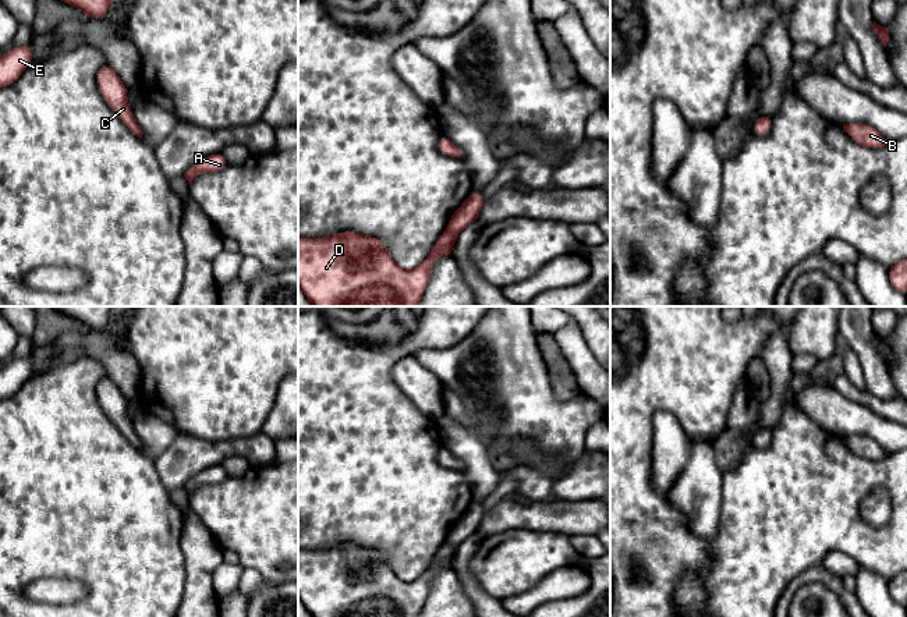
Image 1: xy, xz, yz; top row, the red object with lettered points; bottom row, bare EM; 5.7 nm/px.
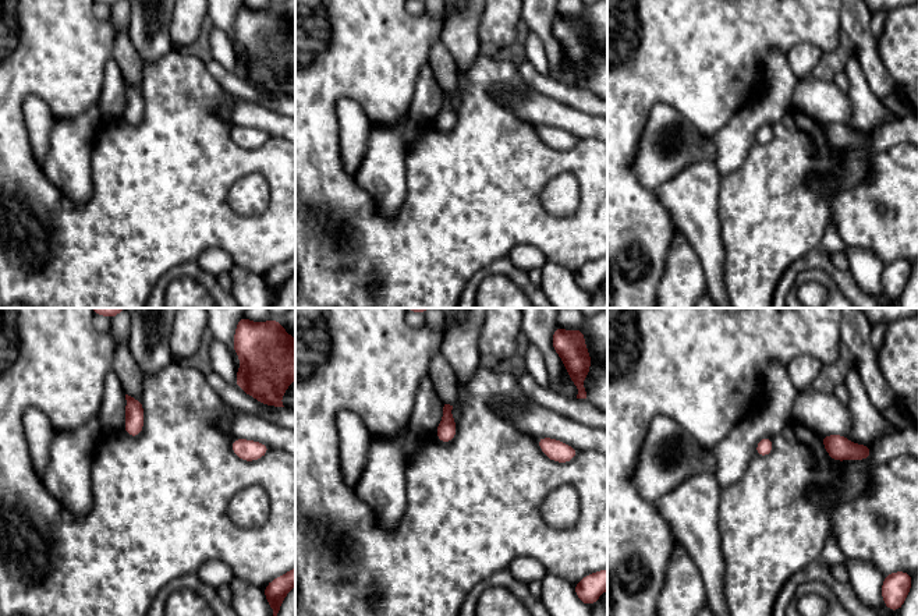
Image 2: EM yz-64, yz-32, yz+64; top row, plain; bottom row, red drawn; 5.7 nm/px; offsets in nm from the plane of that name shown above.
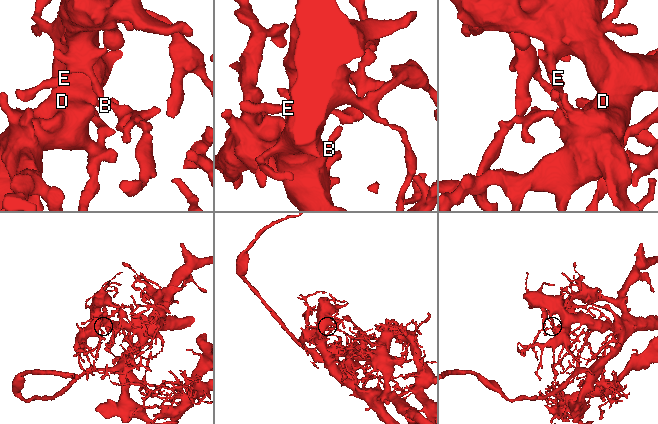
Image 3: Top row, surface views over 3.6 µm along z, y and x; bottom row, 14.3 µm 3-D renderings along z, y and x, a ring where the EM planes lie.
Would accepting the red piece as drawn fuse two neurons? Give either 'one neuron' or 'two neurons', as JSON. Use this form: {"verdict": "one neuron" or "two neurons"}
{"verdict": "one neuron"}

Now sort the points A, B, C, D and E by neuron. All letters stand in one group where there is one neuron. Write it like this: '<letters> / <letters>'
A B C D E

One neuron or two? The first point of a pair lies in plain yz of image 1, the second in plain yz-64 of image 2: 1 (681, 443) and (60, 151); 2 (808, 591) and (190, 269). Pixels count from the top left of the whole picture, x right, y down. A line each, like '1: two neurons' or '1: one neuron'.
1: two neurons
2: two neurons

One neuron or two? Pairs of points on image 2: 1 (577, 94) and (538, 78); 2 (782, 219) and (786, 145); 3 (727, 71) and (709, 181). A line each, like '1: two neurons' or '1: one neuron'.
1: one neuron
2: one neuron
3: two neurons

